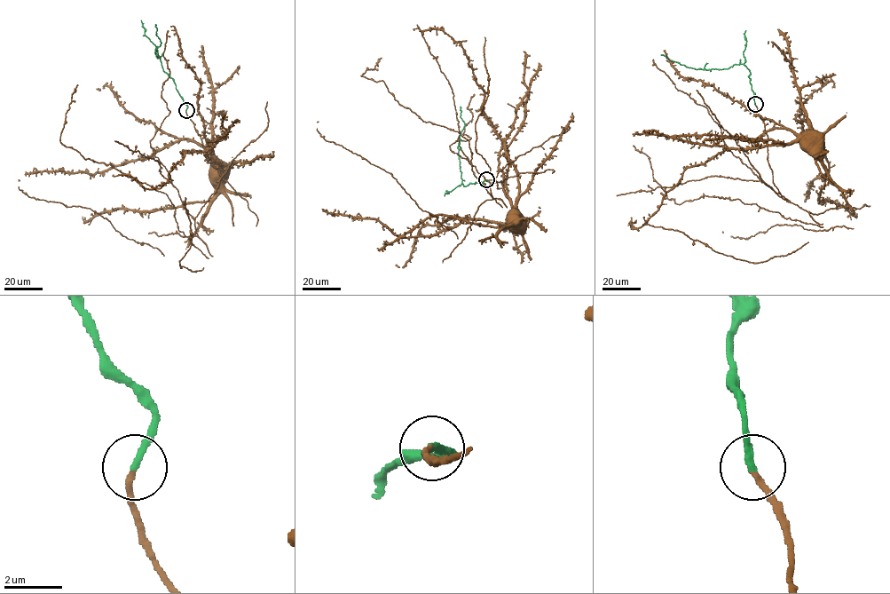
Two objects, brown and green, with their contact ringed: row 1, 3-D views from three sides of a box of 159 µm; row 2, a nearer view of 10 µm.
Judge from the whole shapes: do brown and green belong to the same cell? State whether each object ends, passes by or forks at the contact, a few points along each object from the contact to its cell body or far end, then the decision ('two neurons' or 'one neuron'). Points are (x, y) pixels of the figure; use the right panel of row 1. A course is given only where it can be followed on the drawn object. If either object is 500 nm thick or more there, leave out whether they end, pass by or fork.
brown ends; green ends; course brown (755, 105), (766, 133), (783, 128), (799, 135), (815, 134); course green (755, 105), (751, 73), (743, 64), (734, 64), (728, 68), (695, 69), (660, 54); one neuron

